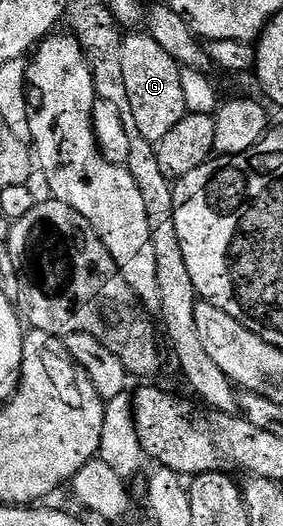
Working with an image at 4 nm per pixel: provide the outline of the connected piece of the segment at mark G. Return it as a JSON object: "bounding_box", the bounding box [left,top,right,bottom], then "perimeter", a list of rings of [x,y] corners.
{"bounding_box":[121,32,188,143],"perimeter":[[[127,32],[122,35],[121,80],[125,80],[125,96],[129,96],[129,108],[137,124],[137,132],[151,143],[157,143],[161,136],[173,128],[188,114],[185,94],[181,92],[181,69],[179,63],[153,40],[146,32]]]}

